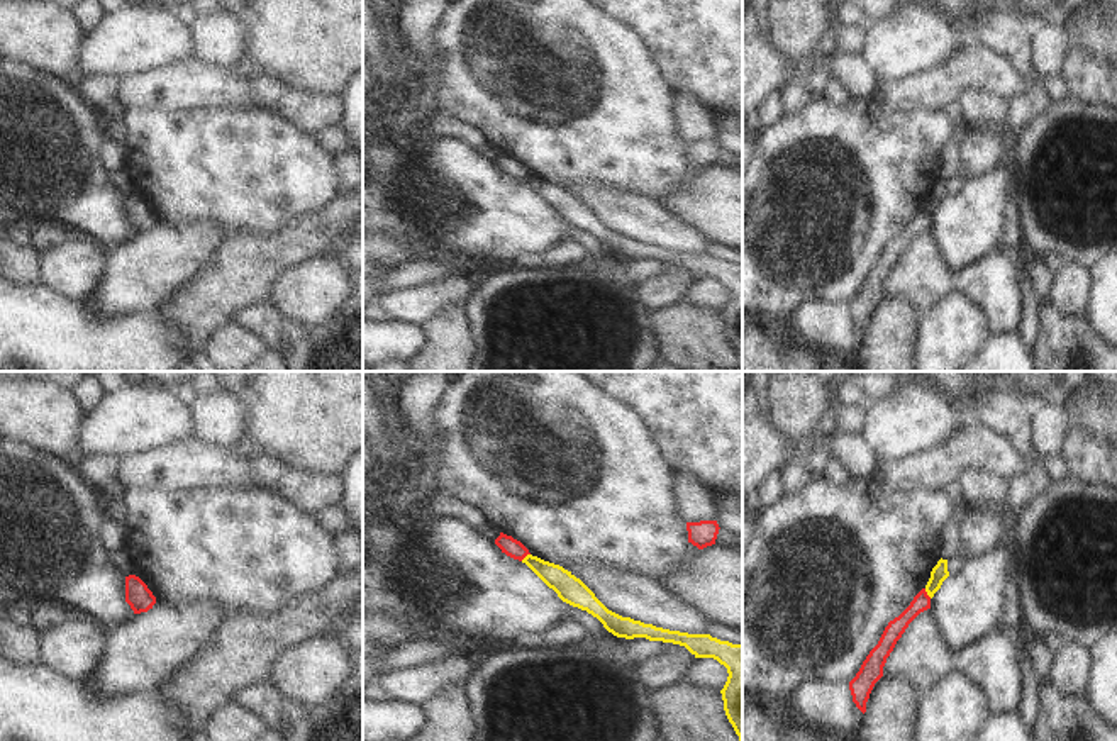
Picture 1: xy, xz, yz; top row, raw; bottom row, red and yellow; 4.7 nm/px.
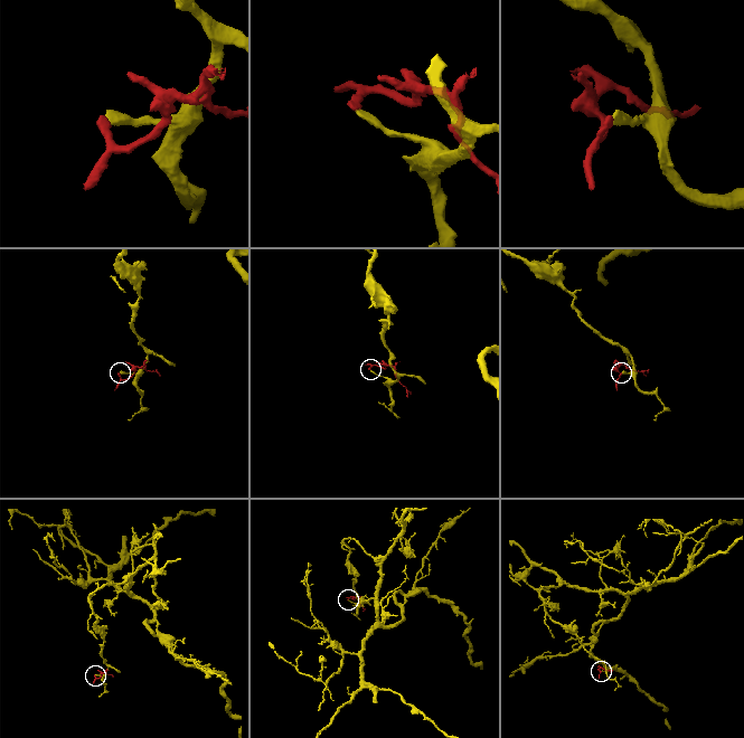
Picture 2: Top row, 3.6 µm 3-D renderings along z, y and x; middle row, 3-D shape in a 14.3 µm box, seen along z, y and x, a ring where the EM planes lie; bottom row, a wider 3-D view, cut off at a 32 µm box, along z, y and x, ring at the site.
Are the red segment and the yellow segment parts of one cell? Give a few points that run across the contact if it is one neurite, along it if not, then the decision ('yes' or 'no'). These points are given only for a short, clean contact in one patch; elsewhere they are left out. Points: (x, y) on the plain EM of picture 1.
line yz (924, 209), (931, 217); no

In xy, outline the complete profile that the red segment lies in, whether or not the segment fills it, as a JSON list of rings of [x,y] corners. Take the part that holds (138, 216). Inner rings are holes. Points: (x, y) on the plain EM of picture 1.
[[[129,195],[125,197],[125,222],[134,234],[141,234],[153,229],[156,217],[139,197]]]

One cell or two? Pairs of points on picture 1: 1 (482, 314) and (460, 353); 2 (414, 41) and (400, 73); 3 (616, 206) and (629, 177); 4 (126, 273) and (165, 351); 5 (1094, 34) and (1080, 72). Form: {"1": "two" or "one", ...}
{"1": "two", "2": "two", "3": "two", "4": "two", "5": "two"}

